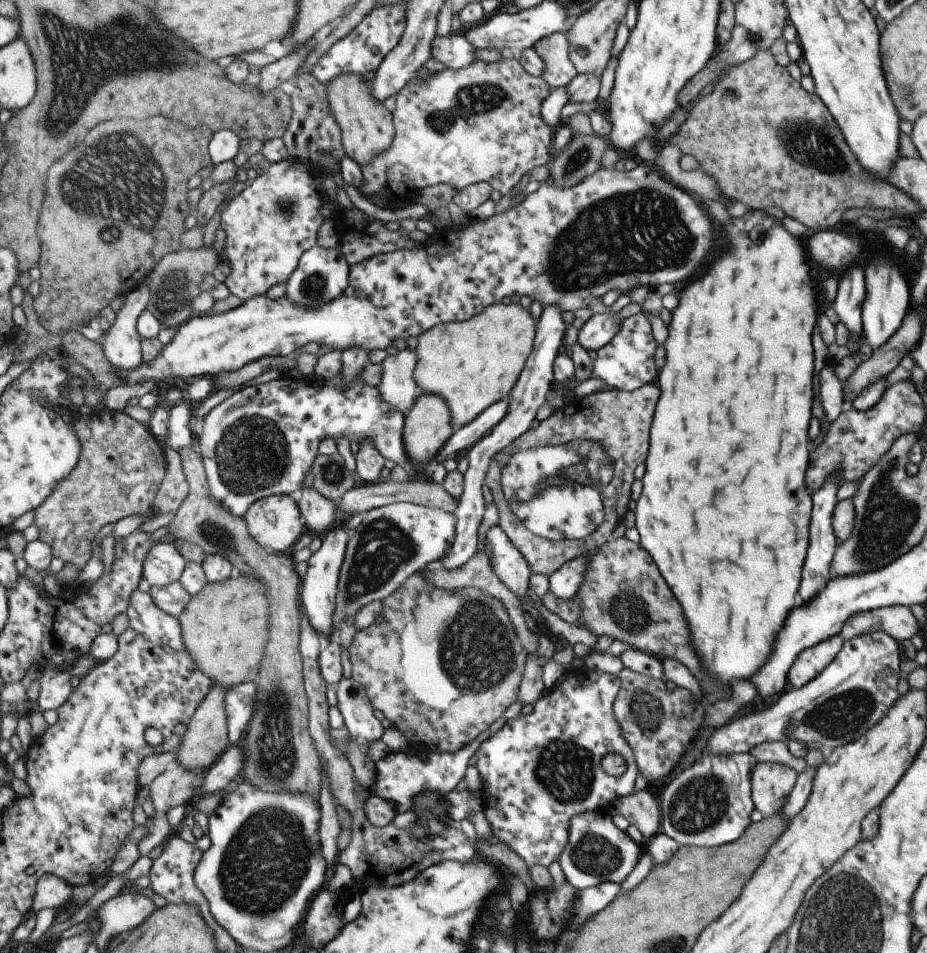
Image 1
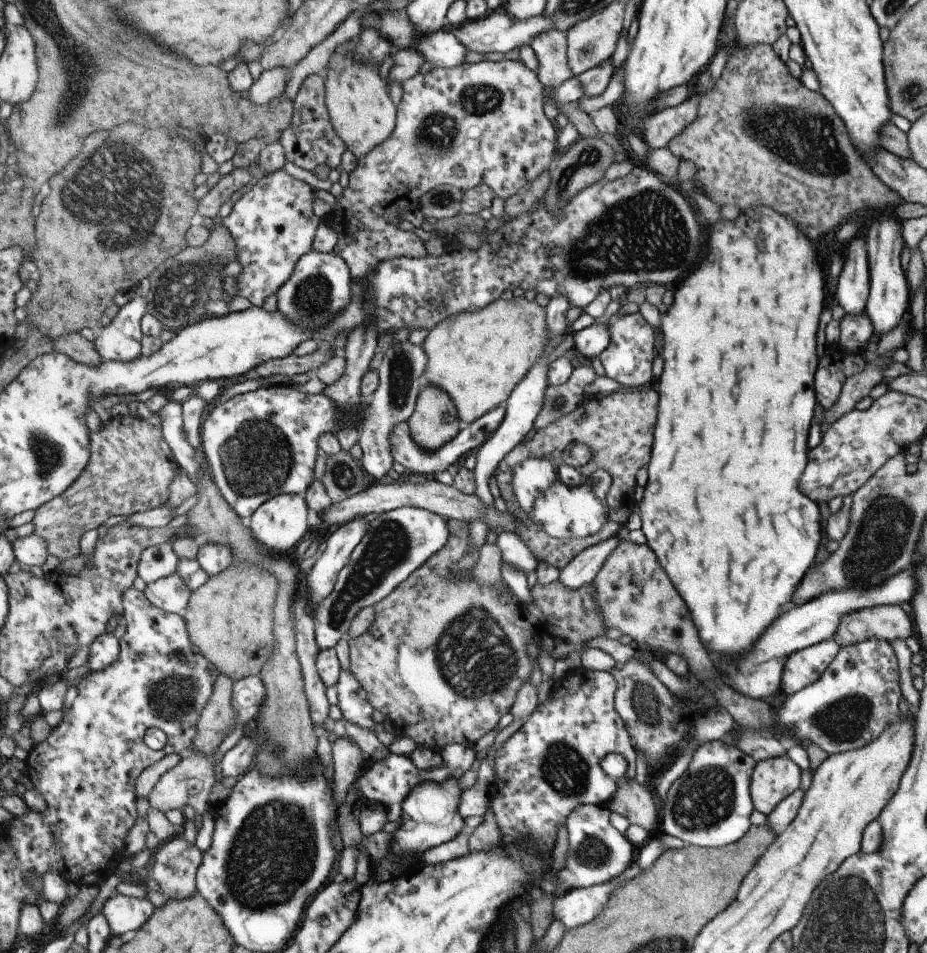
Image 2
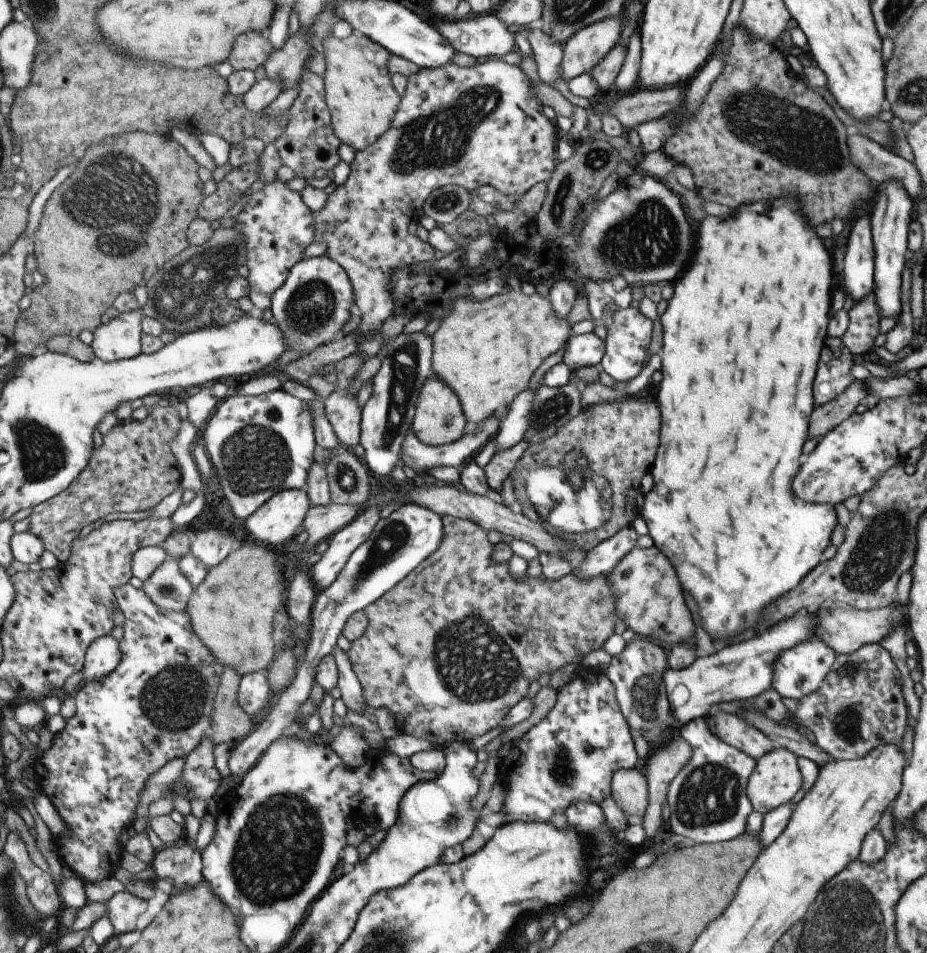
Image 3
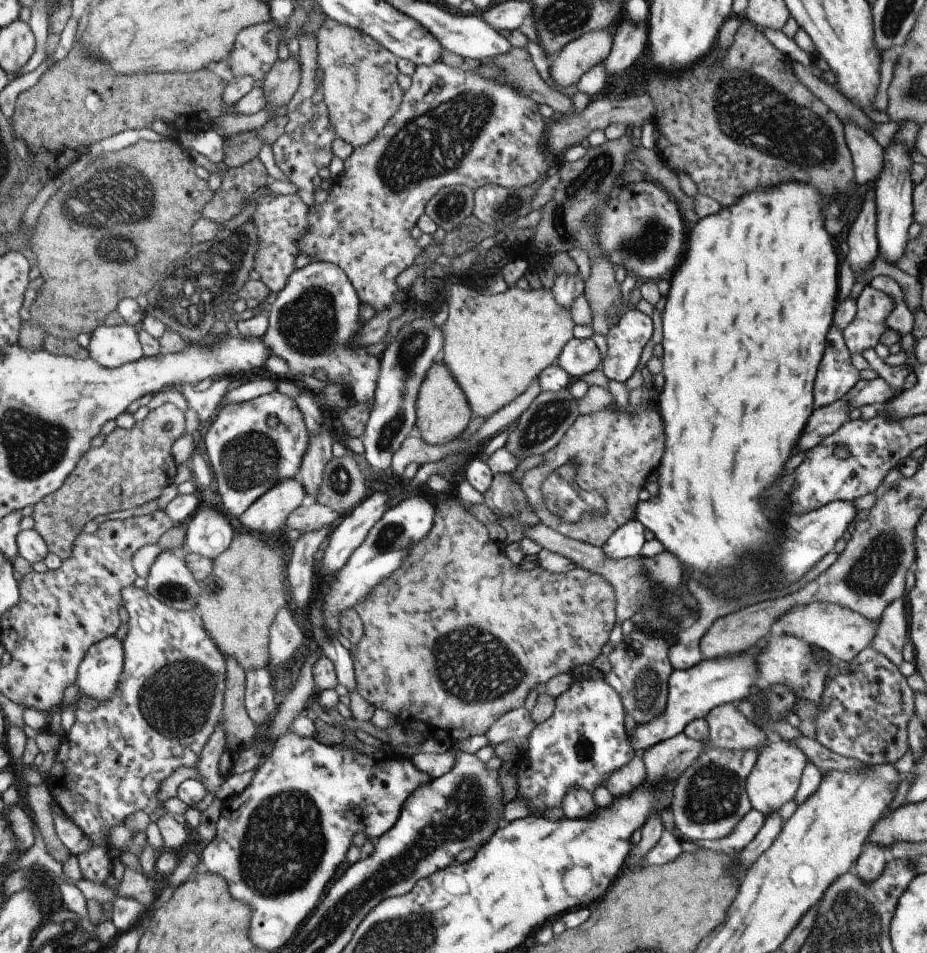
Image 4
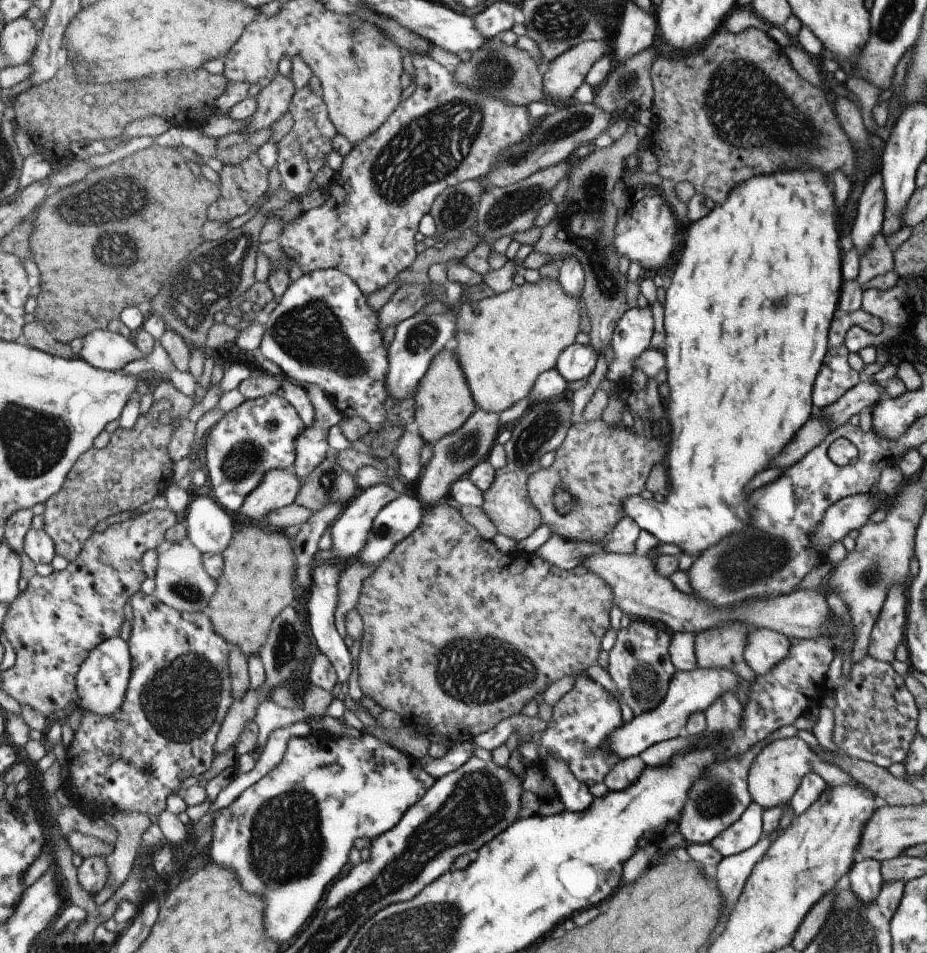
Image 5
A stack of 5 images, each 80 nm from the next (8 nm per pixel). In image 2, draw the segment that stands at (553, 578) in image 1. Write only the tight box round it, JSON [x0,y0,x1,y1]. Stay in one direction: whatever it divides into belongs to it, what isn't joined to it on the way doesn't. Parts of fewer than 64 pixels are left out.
[557,534,621,589]

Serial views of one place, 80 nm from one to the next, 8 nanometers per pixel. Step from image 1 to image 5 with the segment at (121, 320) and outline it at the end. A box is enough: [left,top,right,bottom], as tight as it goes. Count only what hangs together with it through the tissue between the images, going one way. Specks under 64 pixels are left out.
[79,328,141,371]

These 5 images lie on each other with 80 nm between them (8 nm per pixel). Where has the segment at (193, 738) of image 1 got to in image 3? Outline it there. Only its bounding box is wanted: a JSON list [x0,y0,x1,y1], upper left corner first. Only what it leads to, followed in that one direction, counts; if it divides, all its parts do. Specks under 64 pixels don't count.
[209,667,253,748]

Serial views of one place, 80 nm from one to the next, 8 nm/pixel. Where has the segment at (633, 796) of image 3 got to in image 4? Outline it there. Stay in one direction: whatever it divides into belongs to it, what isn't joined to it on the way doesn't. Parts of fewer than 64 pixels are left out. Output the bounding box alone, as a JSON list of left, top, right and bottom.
[606,754,645,798]

